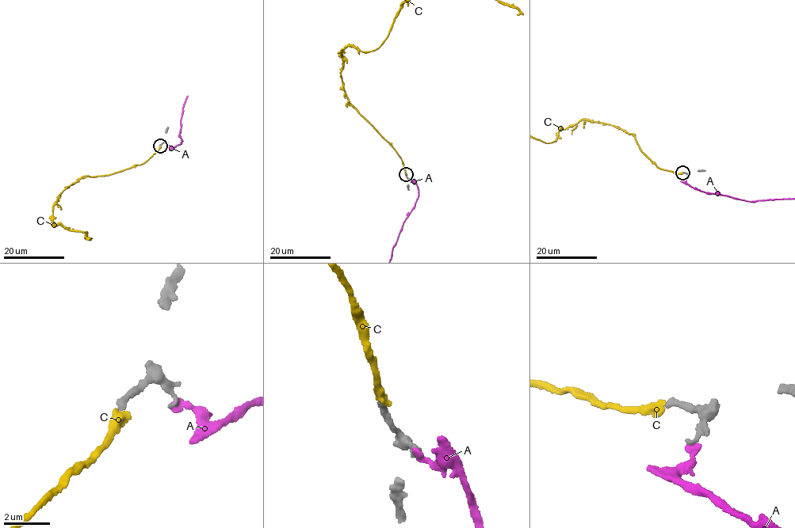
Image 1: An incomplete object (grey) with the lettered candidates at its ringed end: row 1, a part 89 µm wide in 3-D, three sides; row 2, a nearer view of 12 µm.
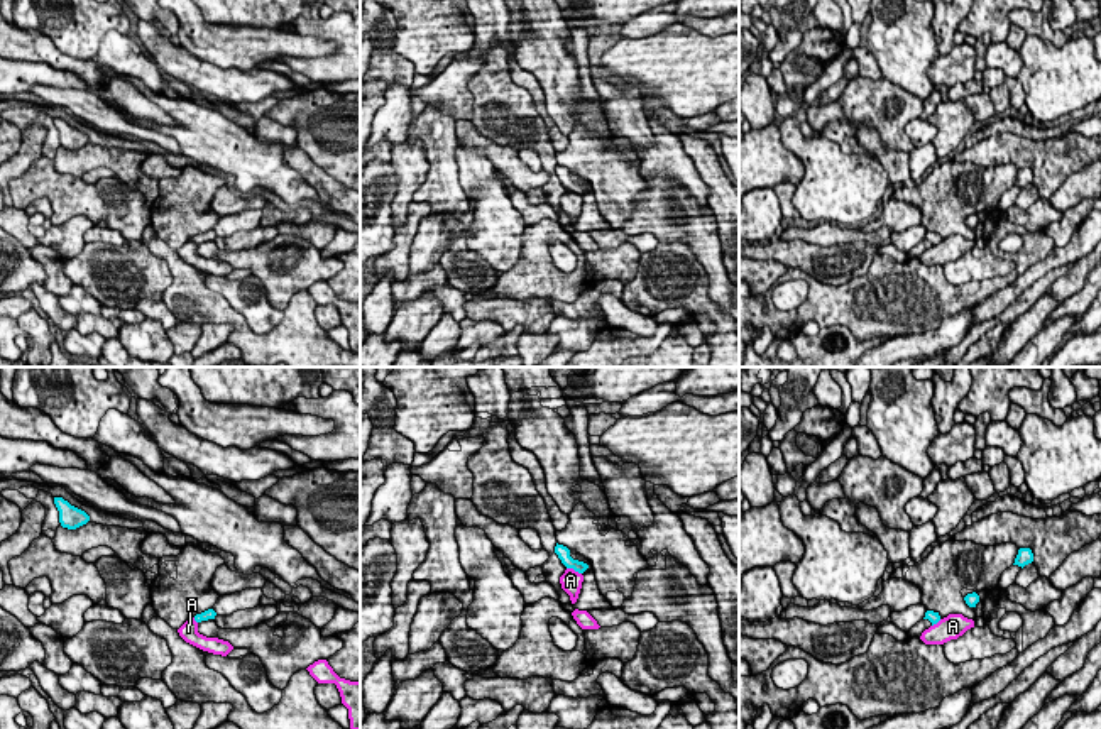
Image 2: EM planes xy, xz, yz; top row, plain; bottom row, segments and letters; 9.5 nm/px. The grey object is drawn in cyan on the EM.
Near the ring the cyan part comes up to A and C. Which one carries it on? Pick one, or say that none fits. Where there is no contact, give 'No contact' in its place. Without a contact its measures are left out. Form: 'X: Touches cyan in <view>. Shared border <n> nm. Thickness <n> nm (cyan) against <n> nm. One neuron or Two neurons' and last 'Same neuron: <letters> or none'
A: Touches cyan in xz. Shared border 160 nm. Thickness 130 nm (cyan) against 200 nm. Two neurons
C: No contact. One neuron
Same neuron: C

